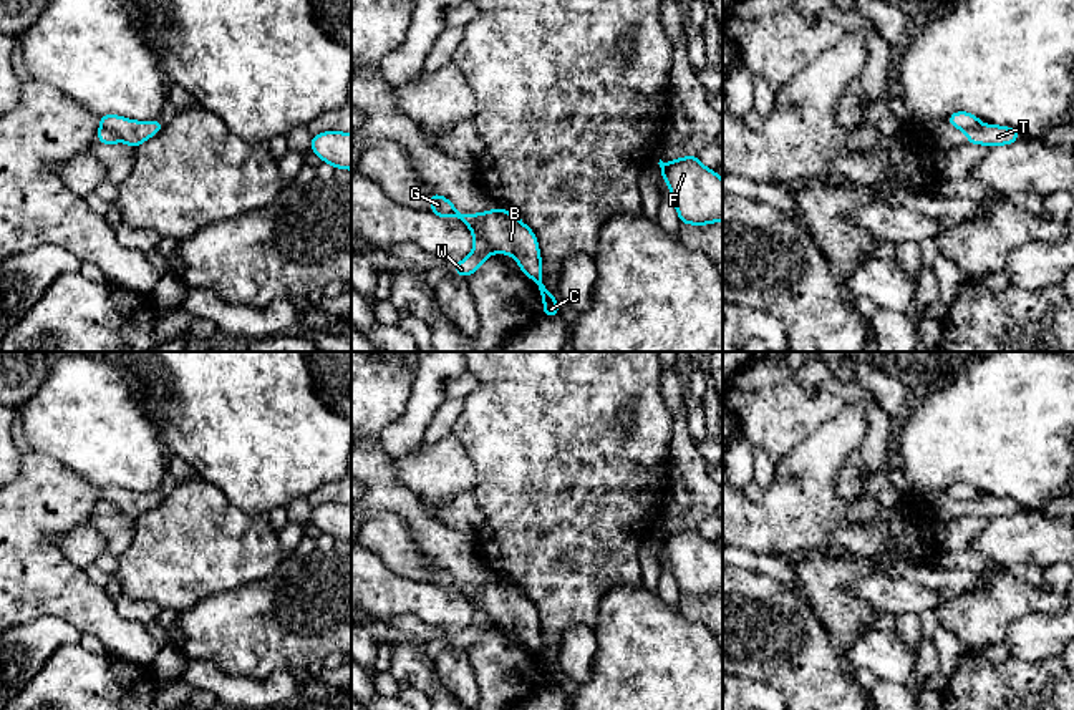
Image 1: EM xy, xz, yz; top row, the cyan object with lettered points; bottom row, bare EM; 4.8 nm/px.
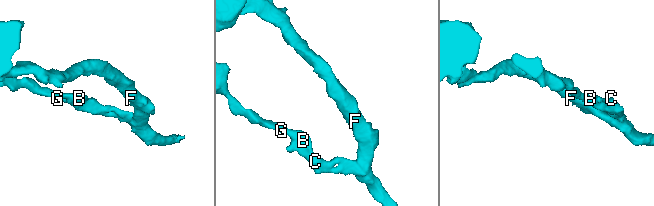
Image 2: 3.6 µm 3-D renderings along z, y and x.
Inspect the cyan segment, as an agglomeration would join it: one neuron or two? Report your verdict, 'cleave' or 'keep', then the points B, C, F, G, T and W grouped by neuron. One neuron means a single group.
cleave | B C G / F T W

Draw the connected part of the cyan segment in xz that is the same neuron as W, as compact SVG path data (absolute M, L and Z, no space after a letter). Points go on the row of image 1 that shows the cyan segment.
M471 227L471 234L474 237L474 246L471 254L466 259L454 264L454 272L459 277L469 277L471 274L474 274L482 267L482 262L489 255L496 254L496 249L492 247L492 244L482 239L476 227Z

